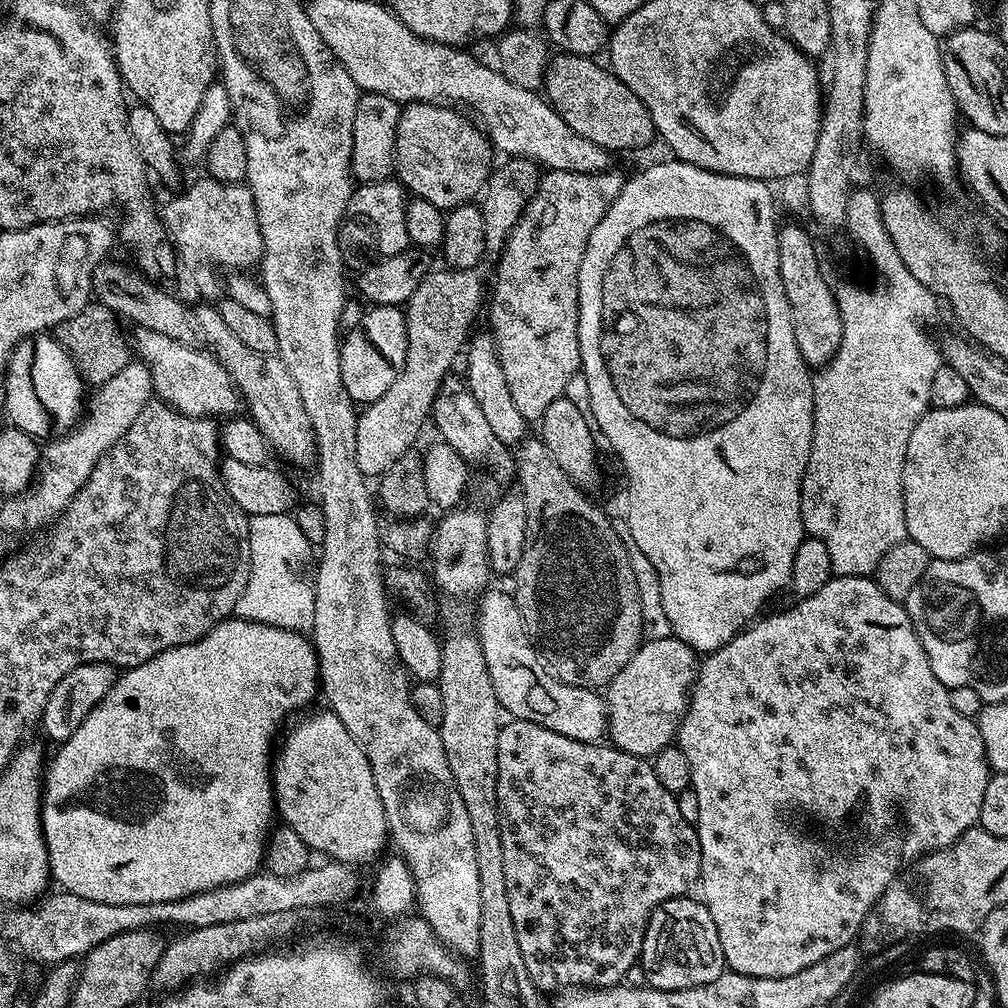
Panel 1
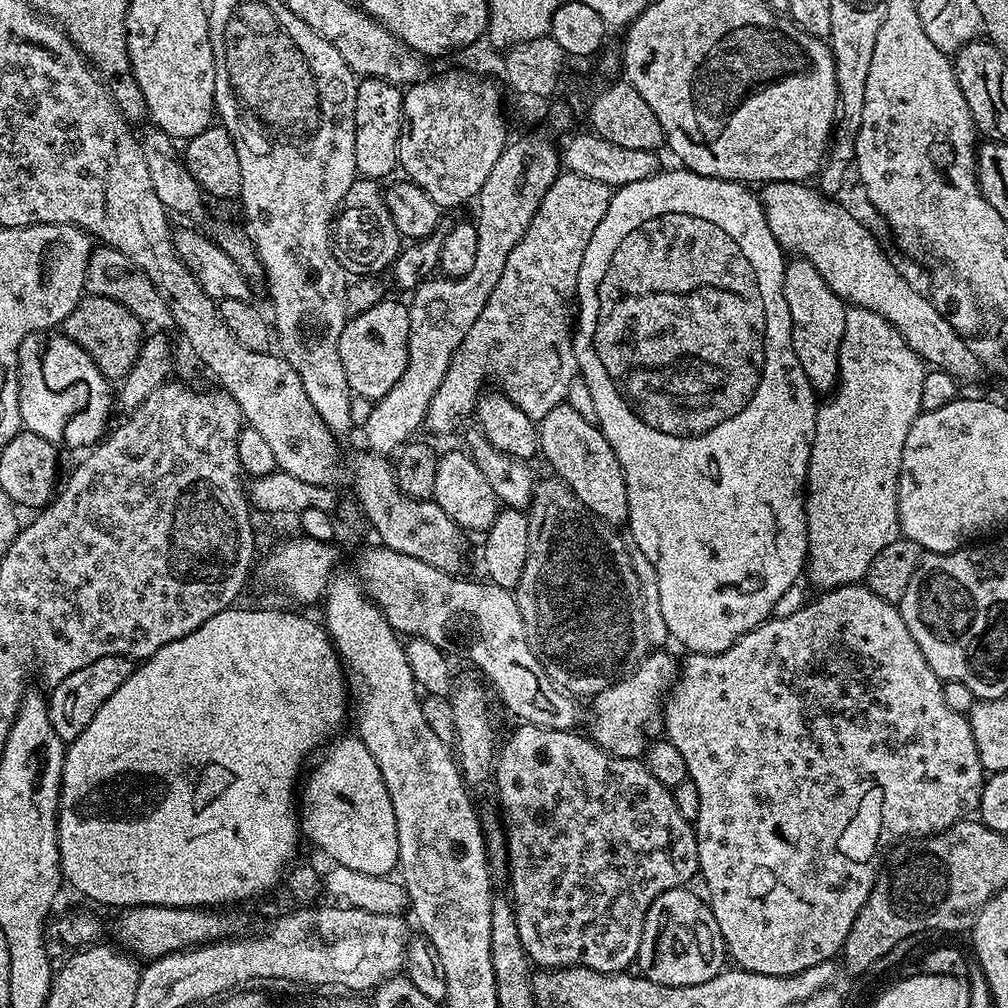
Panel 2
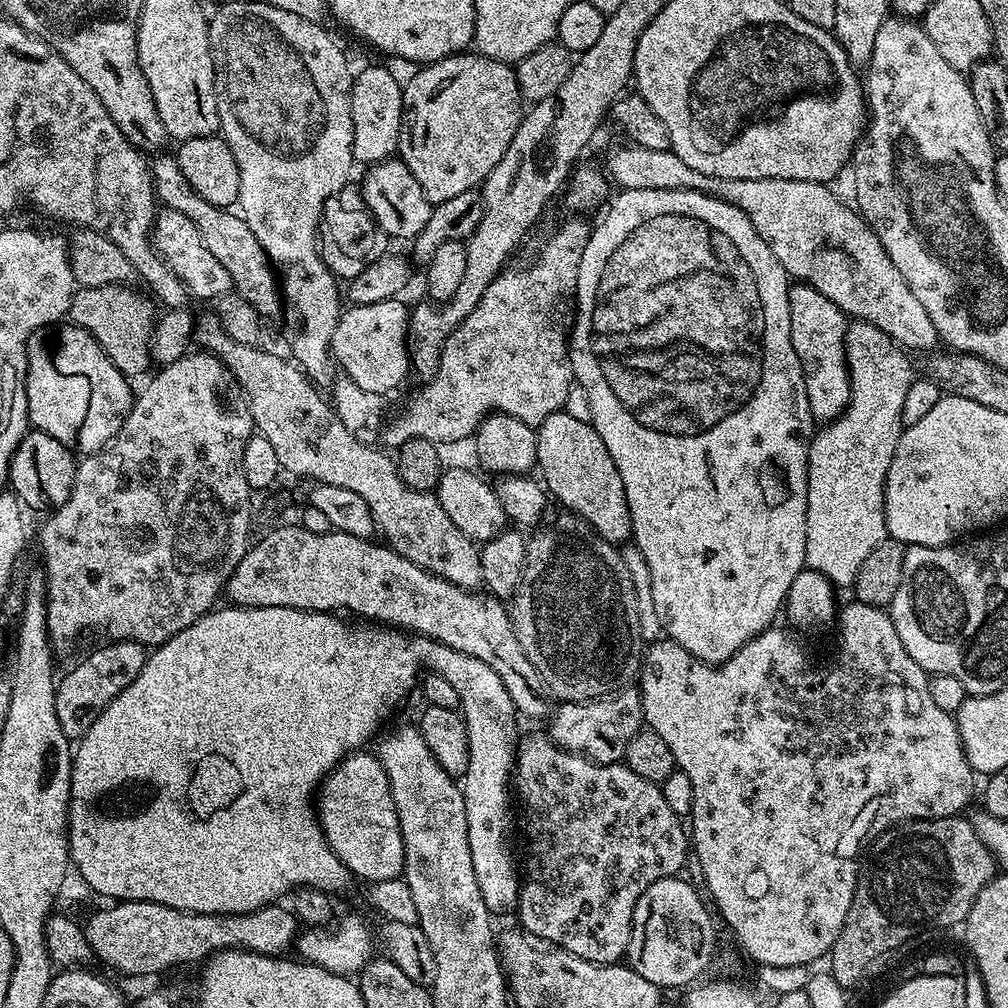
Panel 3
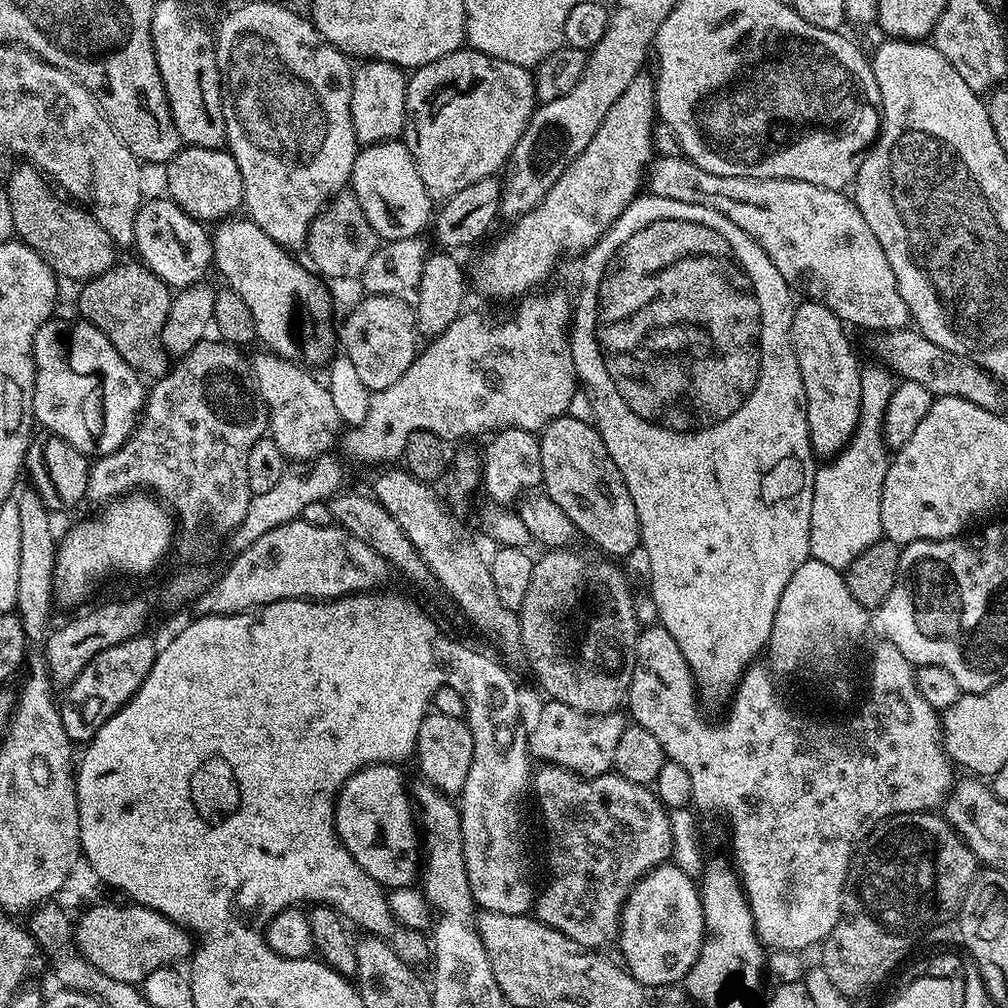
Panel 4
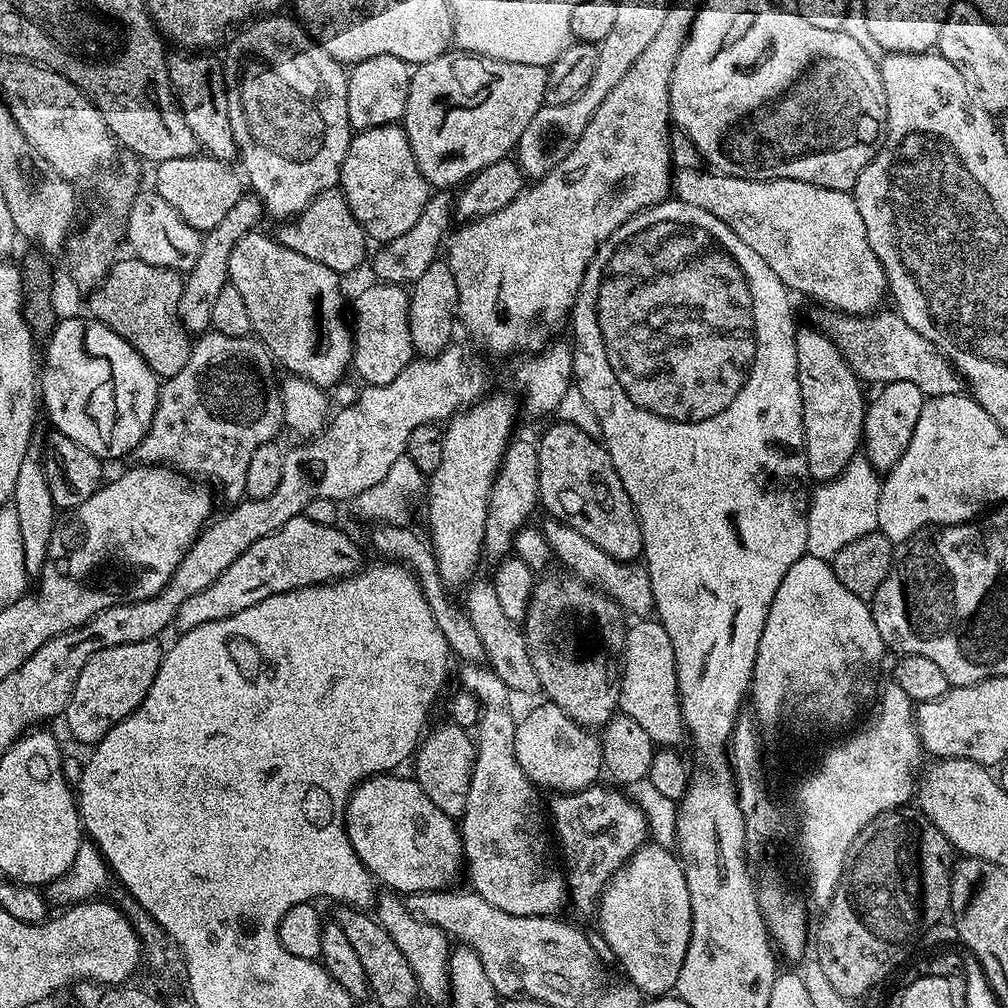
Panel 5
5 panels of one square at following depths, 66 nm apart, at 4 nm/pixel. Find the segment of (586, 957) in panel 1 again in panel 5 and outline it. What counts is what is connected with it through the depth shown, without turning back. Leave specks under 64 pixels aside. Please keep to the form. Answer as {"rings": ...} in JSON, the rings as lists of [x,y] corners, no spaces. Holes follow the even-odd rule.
{"rings":[[[597,782],[592,785],[590,788],[583,788],[582,790],[578,790],[577,792],[562,792],[556,795],[553,795],[552,800],[552,812],[550,808],[550,824],[556,827],[556,836],[560,839],[560,848],[564,851],[564,864],[562,863],[563,871],[566,873],[566,887],[568,889],[568,894],[570,897],[570,904],[573,904],[574,907],[577,908],[578,911],[581,912],[582,915],[588,916],[597,911],[598,905],[600,903],[600,895],[604,893],[605,886],[608,885],[608,879],[612,877],[612,875],[622,867],[629,858],[632,857],[639,848],[644,847],[646,841],[650,836],[650,827],[648,825],[648,820],[644,816],[644,812],[640,807],[637,806],[634,801],[632,801],[631,795],[625,794],[624,796],[619,787],[616,786],[607,786],[608,788],[603,788],[603,783]]]}

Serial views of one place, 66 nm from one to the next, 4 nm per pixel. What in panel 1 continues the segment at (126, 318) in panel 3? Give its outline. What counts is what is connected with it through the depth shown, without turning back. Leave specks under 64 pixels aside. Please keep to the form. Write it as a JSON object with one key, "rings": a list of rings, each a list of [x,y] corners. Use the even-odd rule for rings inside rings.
{"rings":[[[90,302],[78,314],[74,314],[70,318],[66,318],[66,322],[56,325],[54,335],[56,341],[68,351],[70,358],[76,363],[76,369],[80,371],[80,375],[84,377],[89,385],[99,386],[110,382],[110,378],[114,378],[114,374],[126,370],[126,366],[133,363],[134,352],[130,347],[129,337],[124,336],[124,332],[120,329],[121,321],[116,313],[112,312],[99,302]]]}

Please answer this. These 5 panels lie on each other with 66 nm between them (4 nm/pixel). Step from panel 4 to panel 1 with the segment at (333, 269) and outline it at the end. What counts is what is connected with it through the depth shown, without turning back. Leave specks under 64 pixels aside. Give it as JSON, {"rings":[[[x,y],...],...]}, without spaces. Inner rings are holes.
{"rings":[[[389,178],[373,184],[361,184],[353,191],[348,210],[340,224],[340,250],[345,261],[375,262],[390,258],[410,247],[406,230],[406,189],[399,179]]]}

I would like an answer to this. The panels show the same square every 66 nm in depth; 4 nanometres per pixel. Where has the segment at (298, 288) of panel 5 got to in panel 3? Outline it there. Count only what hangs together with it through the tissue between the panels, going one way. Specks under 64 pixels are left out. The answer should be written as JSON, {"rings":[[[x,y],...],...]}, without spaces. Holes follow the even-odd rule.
{"rings":[[[164,154],[153,155],[150,160],[152,187],[156,190],[157,201],[165,208],[173,208],[186,214],[186,218],[190,218],[190,222],[198,226],[198,234],[206,250],[210,250],[210,254],[214,254],[214,258],[218,258],[218,262],[226,266],[233,289],[239,292],[242,298],[246,298],[246,302],[250,302],[250,306],[254,306],[254,310],[258,310],[261,317],[269,318],[268,316],[274,315],[280,304],[282,308],[282,292],[278,287],[277,273],[267,253],[264,252],[258,238],[254,238],[254,230],[250,230],[243,216],[235,211],[210,205],[200,197],[194,187],[190,186],[190,182],[183,177],[182,166],[175,155],[160,155]]]}

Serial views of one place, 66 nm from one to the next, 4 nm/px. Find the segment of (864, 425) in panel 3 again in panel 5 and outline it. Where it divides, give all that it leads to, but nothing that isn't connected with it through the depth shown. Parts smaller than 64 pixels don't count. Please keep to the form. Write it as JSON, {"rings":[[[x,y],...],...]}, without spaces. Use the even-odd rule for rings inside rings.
{"rings":[[[857,454],[842,470],[840,476],[833,480],[825,480],[819,485],[820,488],[811,493],[810,503],[808,506],[808,521],[806,522],[806,546],[808,547],[807,555],[814,558],[822,558],[831,561],[832,557],[842,550],[842,546],[850,546],[854,538],[862,538],[866,534],[877,531],[878,529],[878,498],[880,497],[881,477],[878,475],[872,463],[863,455]]]}

